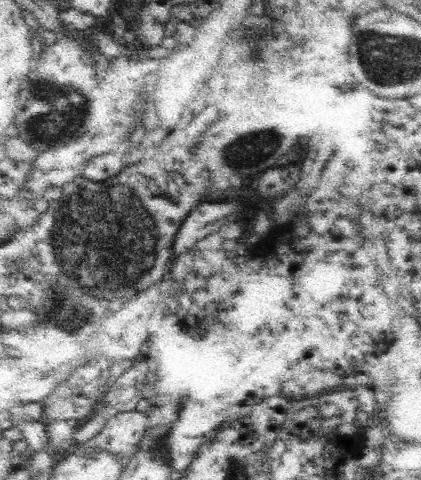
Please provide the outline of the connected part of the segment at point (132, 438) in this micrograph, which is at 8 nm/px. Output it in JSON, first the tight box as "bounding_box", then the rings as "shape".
{"bounding_box":[90,406,148,462],"shape":[[[142,406],[134,411],[120,412],[106,421],[100,432],[92,437],[90,444],[125,462],[137,451],[148,424],[148,415],[143,414]]]}

